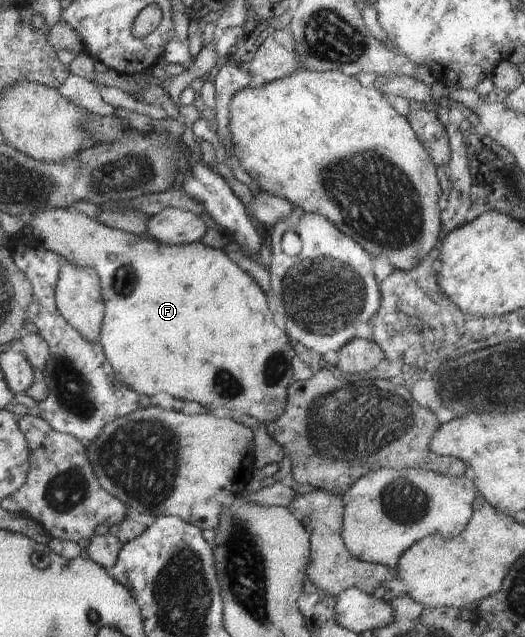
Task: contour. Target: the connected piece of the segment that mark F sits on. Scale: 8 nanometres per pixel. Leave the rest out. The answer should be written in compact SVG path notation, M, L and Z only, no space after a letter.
M44 207L31 220L34 236L49 250L59 256L64 255L70 262L79 267L96 267L102 279L102 296L105 298L106 317L103 322L103 346L111 364L115 366L117 378L139 391L141 394L155 396L161 392L169 392L181 400L195 400L207 406L207 410L215 408L229 409L232 414L249 415L265 426L268 421L275 421L285 415L290 406L290 388L295 381L293 362L296 356L294 344L287 332L283 332L275 322L275 308L272 297L268 296L263 288L241 266L235 262L232 254L223 249L210 248L203 242L183 245L166 245L155 239L149 233L130 234L123 230L109 228L87 214L71 207Z

